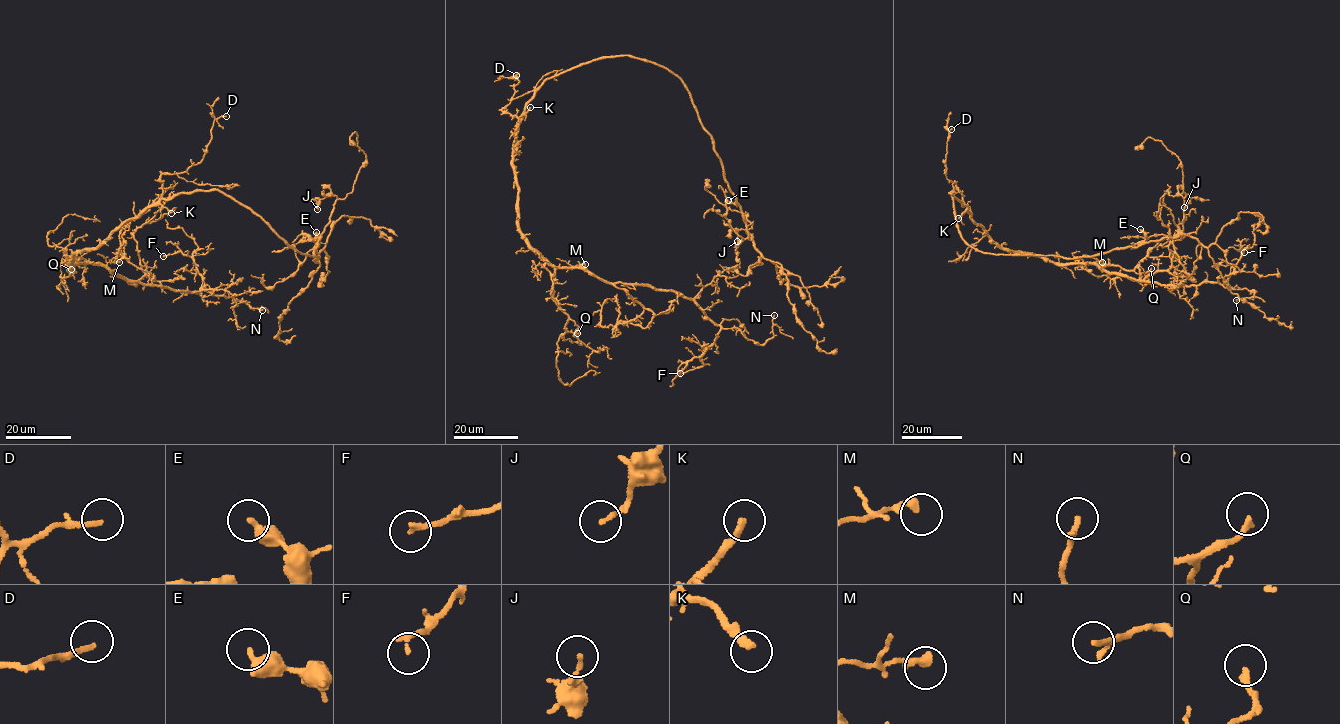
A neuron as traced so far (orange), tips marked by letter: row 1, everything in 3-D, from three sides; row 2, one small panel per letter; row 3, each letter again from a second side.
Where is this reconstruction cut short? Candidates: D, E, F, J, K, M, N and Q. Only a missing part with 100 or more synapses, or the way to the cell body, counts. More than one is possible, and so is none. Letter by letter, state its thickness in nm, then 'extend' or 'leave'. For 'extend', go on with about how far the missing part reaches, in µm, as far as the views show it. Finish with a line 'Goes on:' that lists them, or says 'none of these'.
D: 160 nm | leave
E: 240 nm | leave
F: 180 nm | leave
J: 150 nm | leave
K: 260 nm | extend | 60 µm
M: 280 nm | leave
N: 130 nm | leave
Q: 200 nm | leave
Goes on: K

